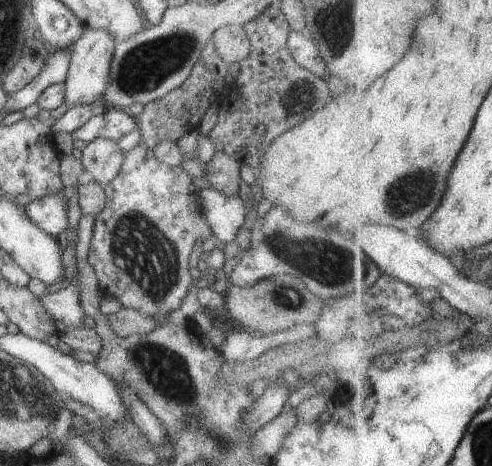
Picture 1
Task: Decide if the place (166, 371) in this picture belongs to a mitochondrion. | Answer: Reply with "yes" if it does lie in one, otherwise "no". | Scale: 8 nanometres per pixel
yes

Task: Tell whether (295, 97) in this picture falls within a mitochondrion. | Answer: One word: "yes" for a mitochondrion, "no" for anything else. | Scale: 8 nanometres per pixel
no

